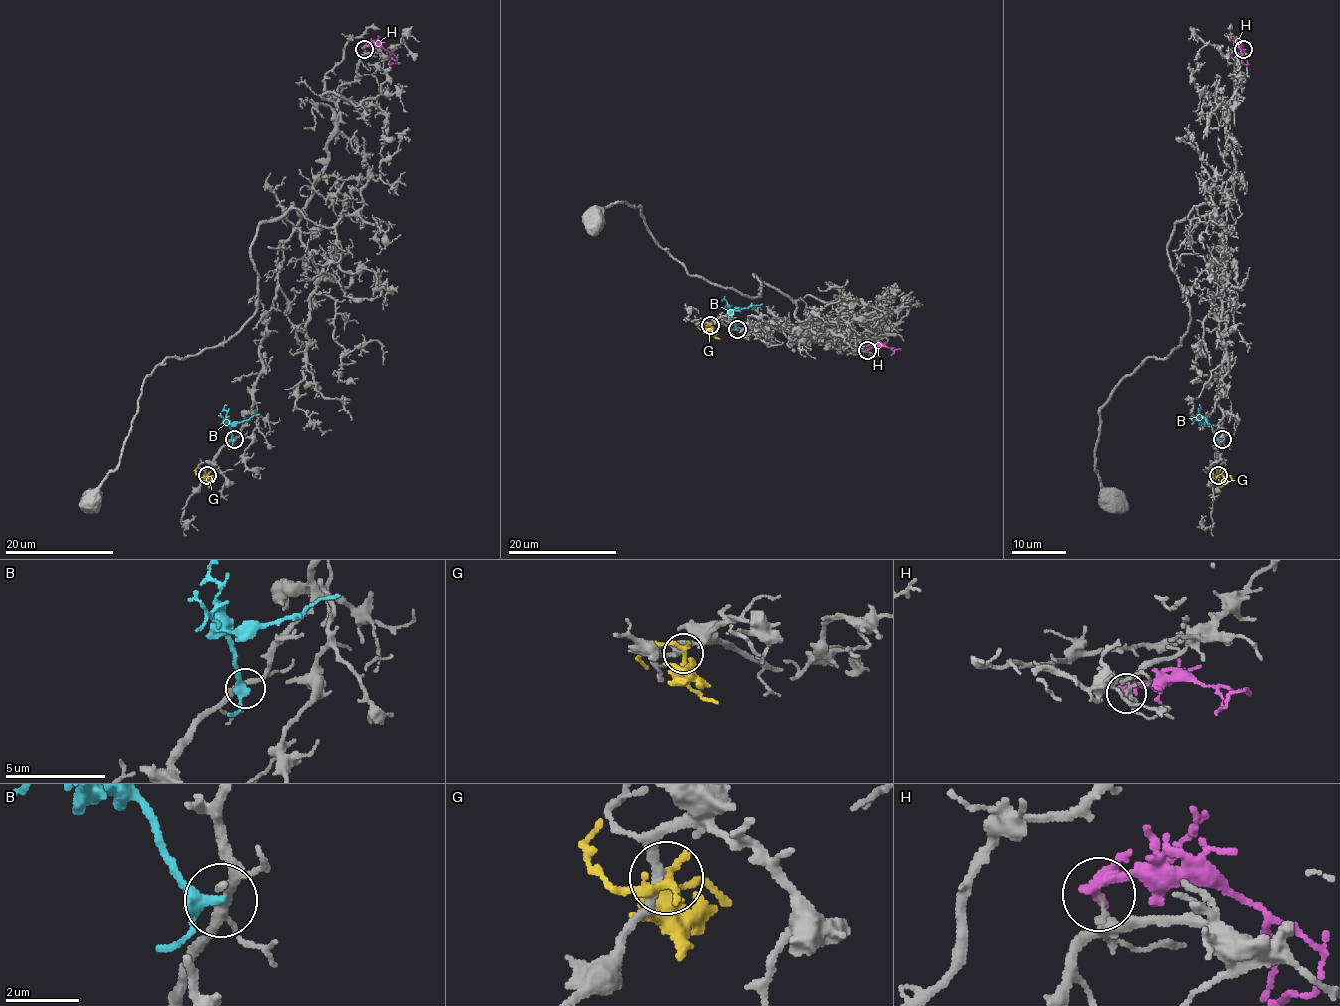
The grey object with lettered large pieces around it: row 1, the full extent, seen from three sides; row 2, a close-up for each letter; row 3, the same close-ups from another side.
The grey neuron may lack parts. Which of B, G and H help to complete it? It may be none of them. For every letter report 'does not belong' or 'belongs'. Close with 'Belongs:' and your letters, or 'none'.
B: does not belong
G: does not belong
H: does not belong
Belongs: none

